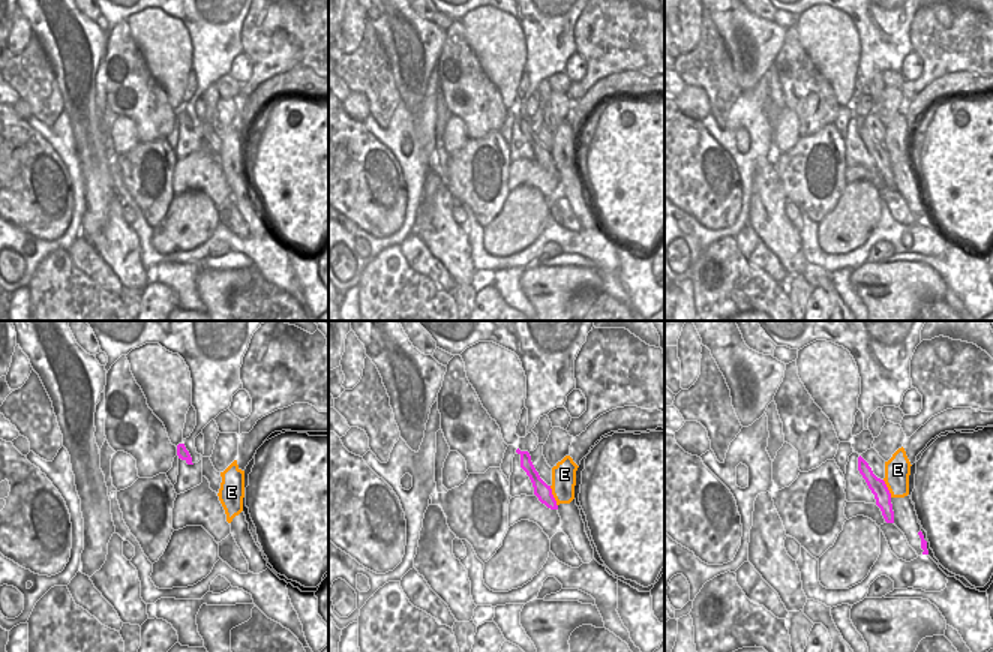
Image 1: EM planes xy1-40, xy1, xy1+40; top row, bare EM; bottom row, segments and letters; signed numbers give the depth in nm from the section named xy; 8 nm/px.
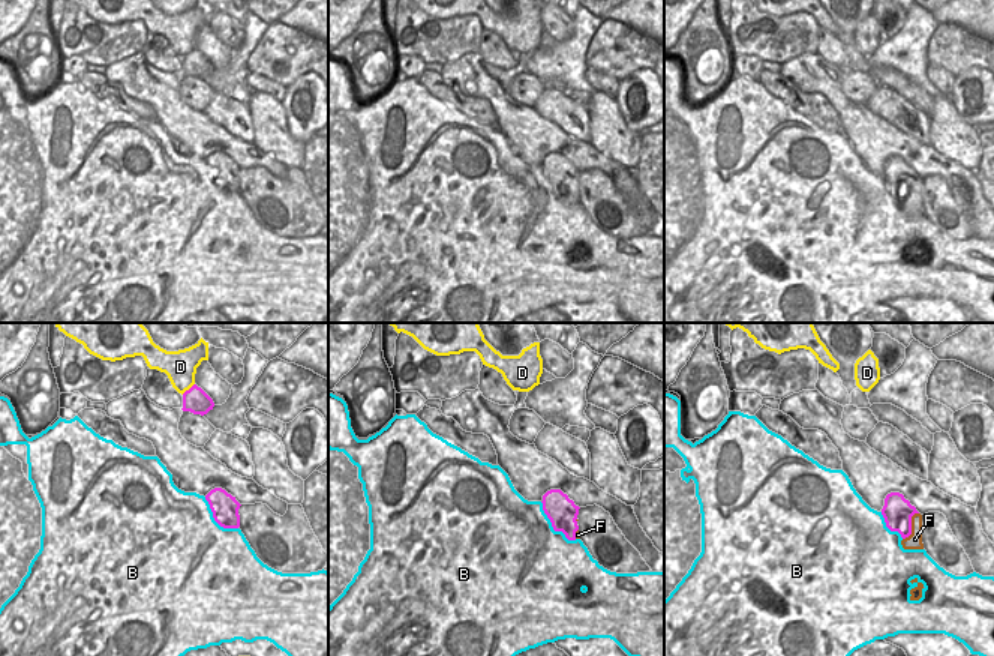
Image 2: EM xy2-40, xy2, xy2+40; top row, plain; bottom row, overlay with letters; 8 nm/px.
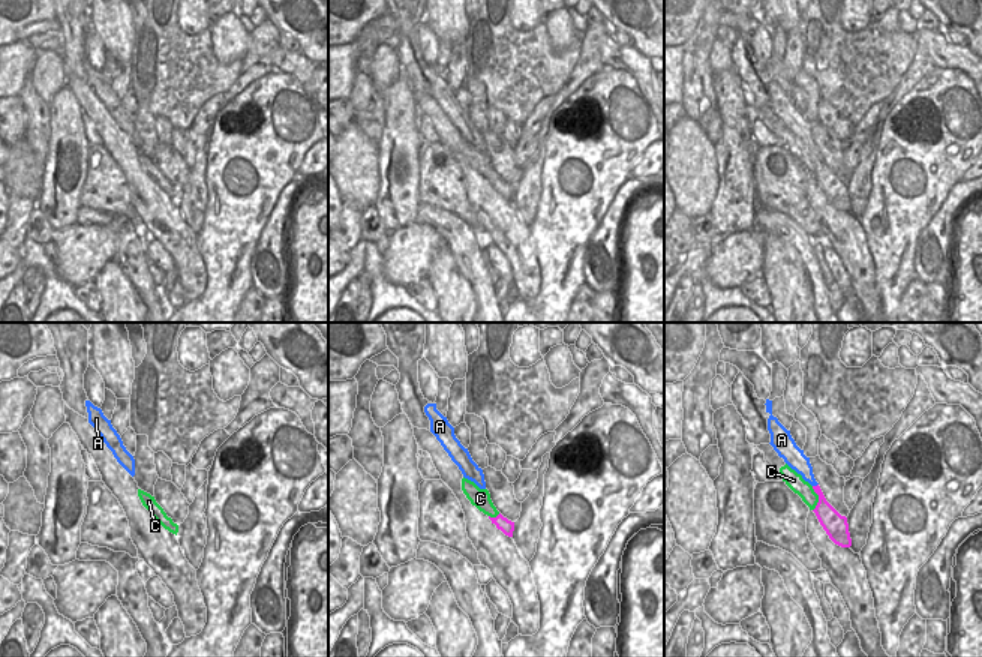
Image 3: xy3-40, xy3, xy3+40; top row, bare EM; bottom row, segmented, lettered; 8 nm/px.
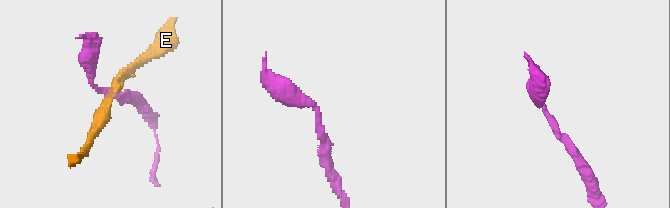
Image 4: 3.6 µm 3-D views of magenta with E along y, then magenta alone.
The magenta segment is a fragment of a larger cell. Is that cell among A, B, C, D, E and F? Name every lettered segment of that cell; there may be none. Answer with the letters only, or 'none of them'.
A, F

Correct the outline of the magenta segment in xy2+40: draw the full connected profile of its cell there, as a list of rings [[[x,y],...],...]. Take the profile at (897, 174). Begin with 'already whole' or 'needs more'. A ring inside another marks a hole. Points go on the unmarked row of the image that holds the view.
needs more; [[[891,156],[885,162],[882,173],[886,191],[898,195],[903,201],[904,213],[924,213],[922,207],[922,179],[900,156]]]

